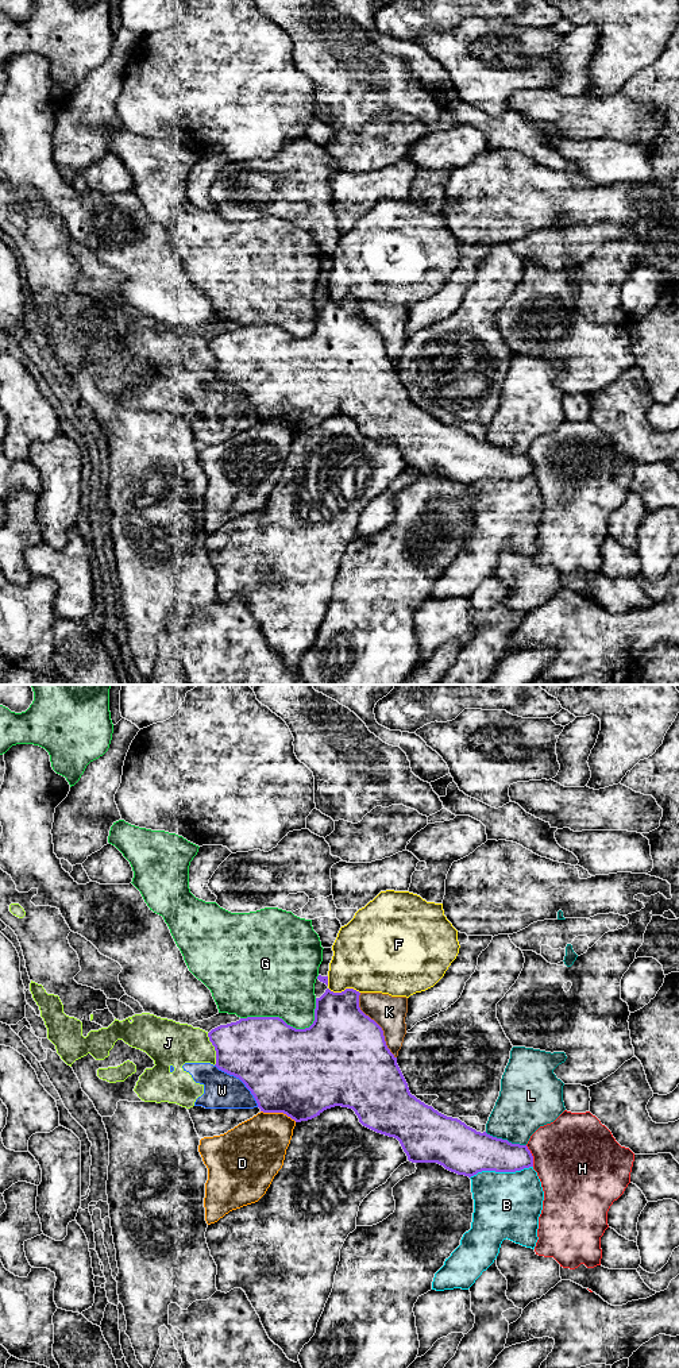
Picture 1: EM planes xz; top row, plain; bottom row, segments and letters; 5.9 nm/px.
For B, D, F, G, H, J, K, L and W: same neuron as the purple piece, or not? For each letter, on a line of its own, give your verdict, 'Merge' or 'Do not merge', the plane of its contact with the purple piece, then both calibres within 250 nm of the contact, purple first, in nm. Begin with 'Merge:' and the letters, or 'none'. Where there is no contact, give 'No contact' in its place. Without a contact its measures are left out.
Merge: none
B: Do not merge. Touches purple in xz. Thickness 280 nm (purple) against 400 nm
D: Do not merge. Touches purple in xz. Thickness 500 nm (purple) against 340 nm
F: Do not merge. Touches purple in xz. Thickness 360 nm (purple) against 420 nm
G: Do not merge. Touches purple in xz. Thickness 480 nm (purple) against 380 nm
H: Do not merge. Touches purple in xz. Thickness 200 nm (purple) against 480 nm
J: Do not merge. Touches purple in xz. Thickness 400 nm (purple) against 260 nm
K: Do not merge. Touches purple in xz. Thickness 480 nm (purple) against 190 nm
L: Do not merge. Touches purple in xz. Thickness 280 nm (purple) against 320 nm
W: Do not merge. Touches purple in xz. Thickness 480 nm (purple) against 220 nm

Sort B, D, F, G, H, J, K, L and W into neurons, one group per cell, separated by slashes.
B / D / F / G / H / J W / K / L

